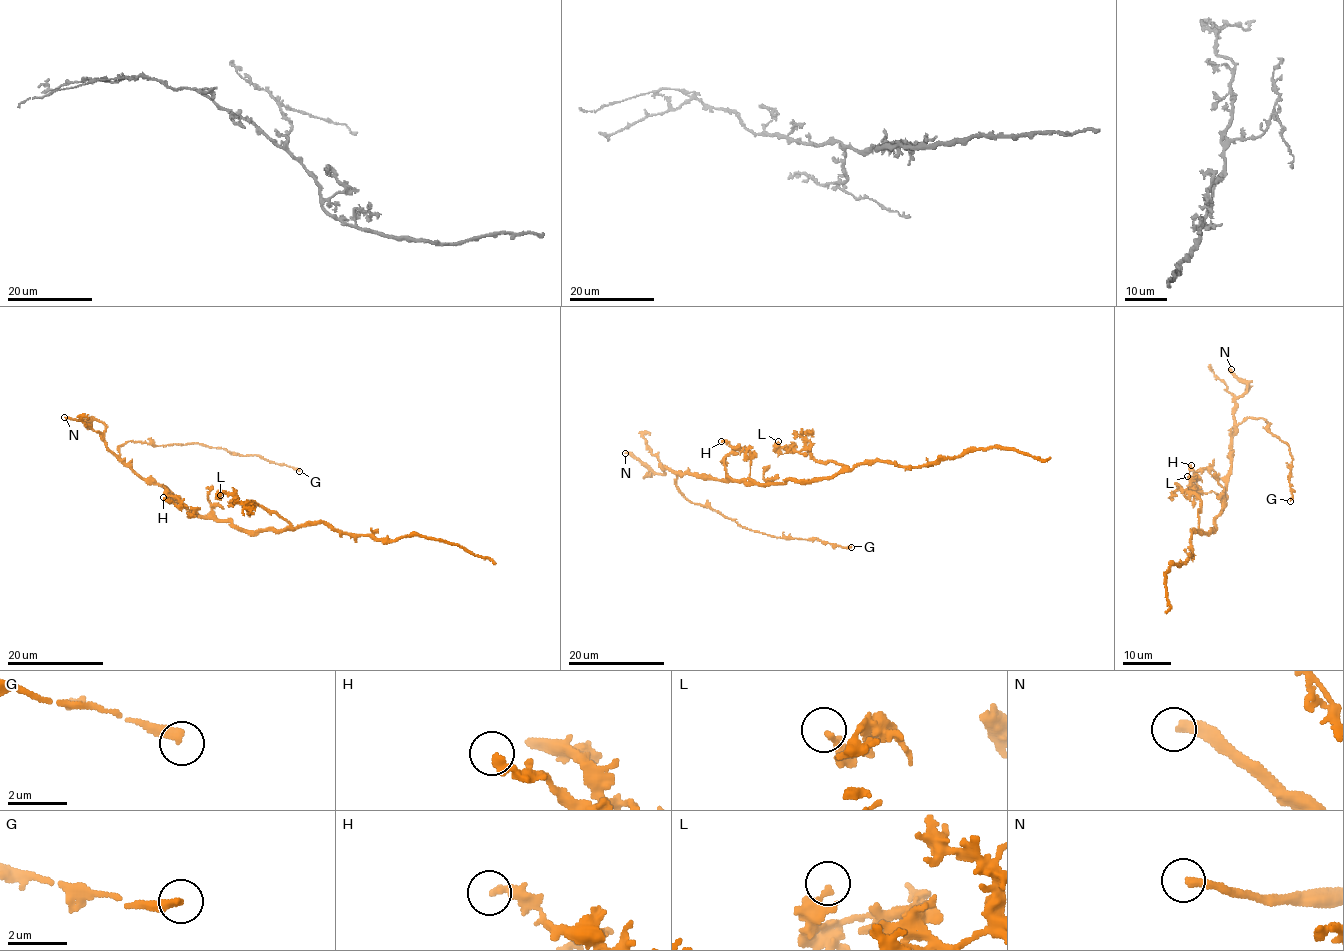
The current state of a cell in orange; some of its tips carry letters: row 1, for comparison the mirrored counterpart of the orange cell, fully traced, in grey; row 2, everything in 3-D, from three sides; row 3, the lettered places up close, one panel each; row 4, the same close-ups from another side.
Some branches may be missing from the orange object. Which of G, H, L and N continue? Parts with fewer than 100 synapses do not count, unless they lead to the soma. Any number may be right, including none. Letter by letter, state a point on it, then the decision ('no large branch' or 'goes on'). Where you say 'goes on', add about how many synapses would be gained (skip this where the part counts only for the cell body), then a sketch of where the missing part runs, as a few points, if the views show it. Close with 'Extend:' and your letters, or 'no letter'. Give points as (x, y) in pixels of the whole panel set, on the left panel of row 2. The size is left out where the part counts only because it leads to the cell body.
G: (299, 471) | no large branch
H: (163, 497) | no large branch
L: (220, 495) | no large branch
N: (64, 417) | goes on | 120 syn
Extend: N

